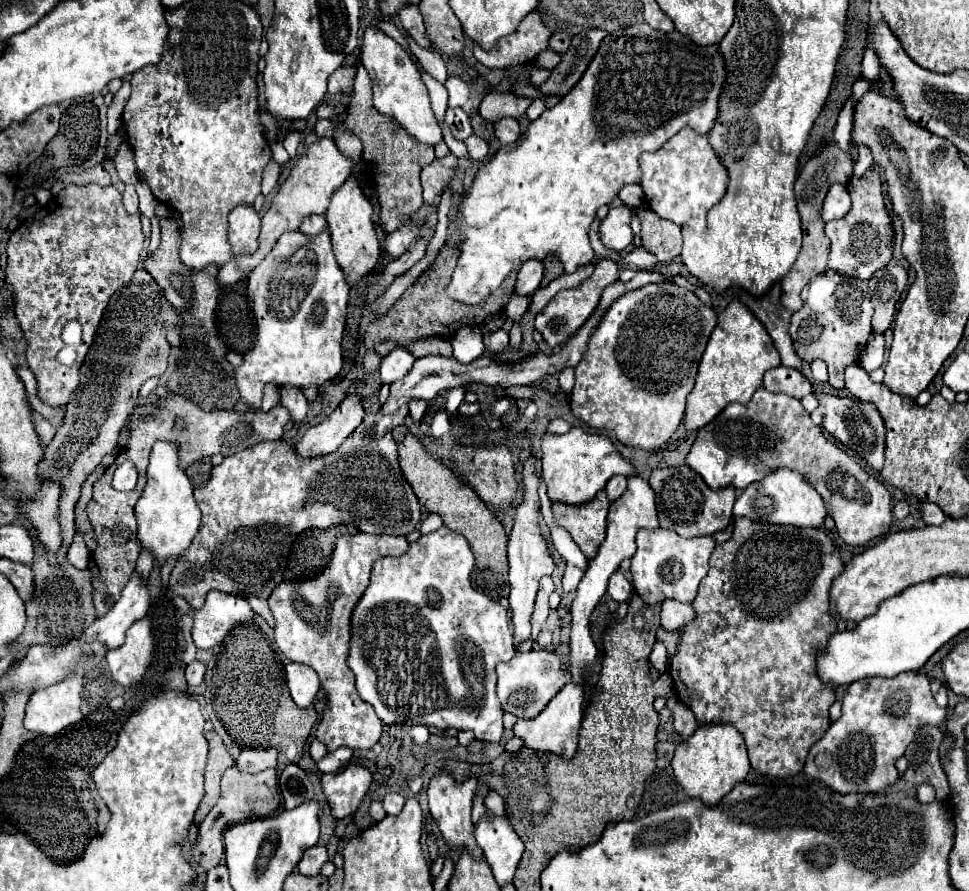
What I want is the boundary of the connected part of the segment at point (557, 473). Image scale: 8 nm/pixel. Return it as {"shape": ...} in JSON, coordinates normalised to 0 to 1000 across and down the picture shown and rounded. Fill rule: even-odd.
{"shape":[[[590,480],[584,487],[561,487],[559,492],[559,536],[566,545],[566,559],[582,566],[605,566],[623,550],[625,541],[636,534],[652,534],[654,523],[640,512],[627,489],[607,487],[601,480]]]}

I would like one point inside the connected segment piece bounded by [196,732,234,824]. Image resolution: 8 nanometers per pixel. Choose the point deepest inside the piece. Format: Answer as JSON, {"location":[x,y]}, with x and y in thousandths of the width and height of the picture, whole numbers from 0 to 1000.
{"location":[226,851]}

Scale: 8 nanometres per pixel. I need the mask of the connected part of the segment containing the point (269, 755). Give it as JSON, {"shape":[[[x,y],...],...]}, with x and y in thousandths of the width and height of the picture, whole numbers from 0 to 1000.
{"shape":[[[252,840],[248,844],[248,848],[244,851],[244,857],[258,866],[258,869],[266,869],[270,864],[277,864],[277,862],[285,862],[285,855],[287,855],[287,842],[270,842],[270,840]]]}

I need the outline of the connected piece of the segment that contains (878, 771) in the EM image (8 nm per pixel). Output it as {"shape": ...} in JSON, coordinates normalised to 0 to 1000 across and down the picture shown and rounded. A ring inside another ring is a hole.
{"shape":[[[949,754],[941,756],[927,756],[925,761],[892,761],[877,768],[877,772],[871,779],[869,786],[869,804],[863,808],[850,828],[838,837],[832,851],[830,869],[836,878],[848,878],[852,882],[859,882],[865,891],[875,889],[890,889],[890,891],[908,891],[918,884],[925,873],[927,864],[923,855],[933,848],[935,837],[945,828],[945,819],[954,815],[972,815],[976,810],[978,797],[970,795],[964,788],[964,781],[960,777],[958,761]]]}

